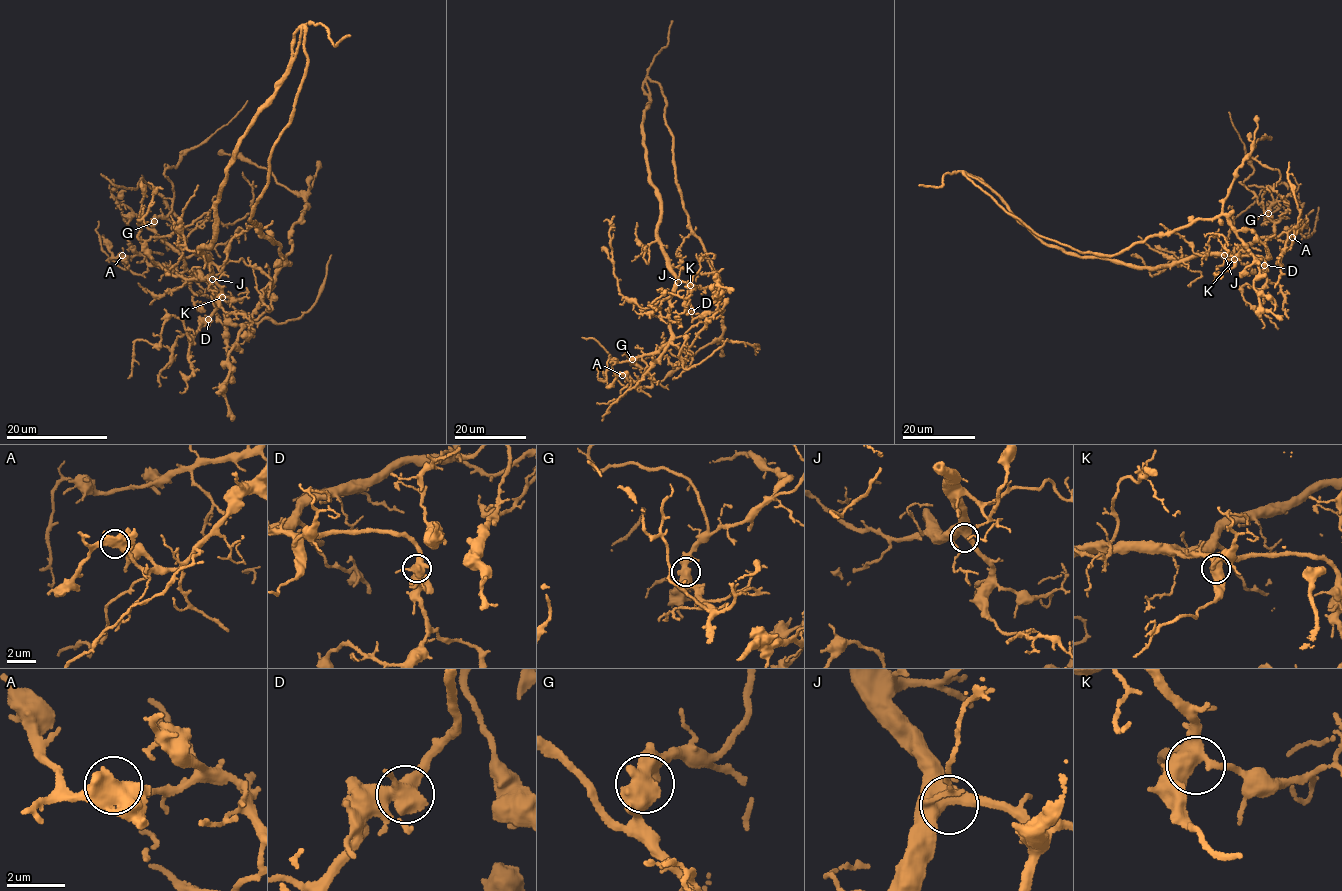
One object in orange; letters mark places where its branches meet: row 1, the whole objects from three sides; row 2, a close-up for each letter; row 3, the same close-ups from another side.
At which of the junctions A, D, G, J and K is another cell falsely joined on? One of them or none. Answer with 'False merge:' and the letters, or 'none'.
False merge: none

